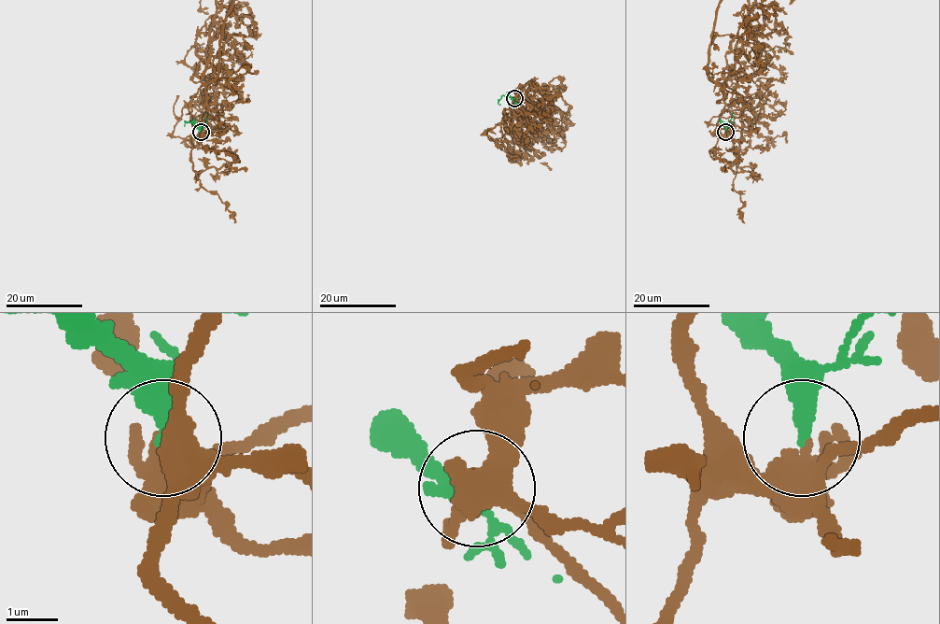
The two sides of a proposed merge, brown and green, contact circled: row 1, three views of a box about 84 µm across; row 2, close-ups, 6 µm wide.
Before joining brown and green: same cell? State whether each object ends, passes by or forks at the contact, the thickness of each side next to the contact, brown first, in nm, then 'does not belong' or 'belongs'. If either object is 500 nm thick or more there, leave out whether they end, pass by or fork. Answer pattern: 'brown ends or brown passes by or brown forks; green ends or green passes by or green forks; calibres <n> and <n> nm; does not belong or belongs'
brown passes by; green ends; calibres 320 and 440 nm; does not belong

